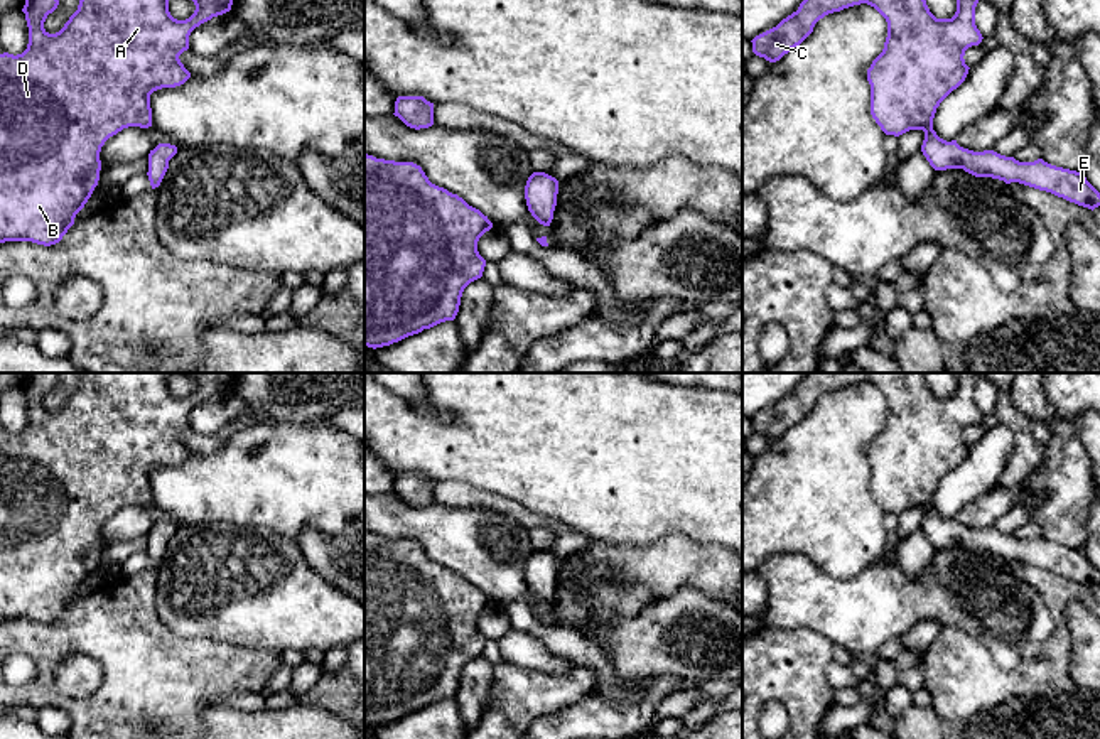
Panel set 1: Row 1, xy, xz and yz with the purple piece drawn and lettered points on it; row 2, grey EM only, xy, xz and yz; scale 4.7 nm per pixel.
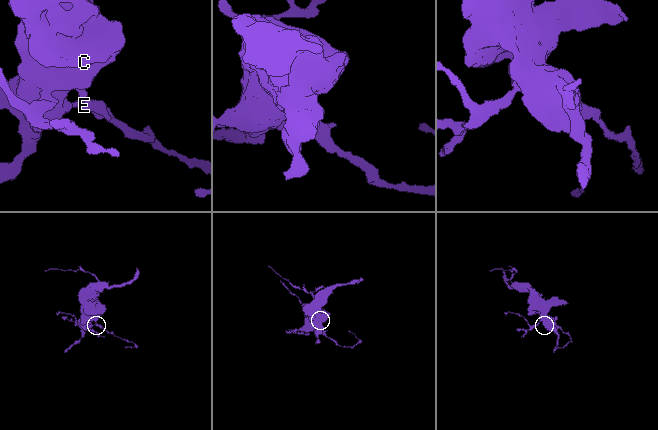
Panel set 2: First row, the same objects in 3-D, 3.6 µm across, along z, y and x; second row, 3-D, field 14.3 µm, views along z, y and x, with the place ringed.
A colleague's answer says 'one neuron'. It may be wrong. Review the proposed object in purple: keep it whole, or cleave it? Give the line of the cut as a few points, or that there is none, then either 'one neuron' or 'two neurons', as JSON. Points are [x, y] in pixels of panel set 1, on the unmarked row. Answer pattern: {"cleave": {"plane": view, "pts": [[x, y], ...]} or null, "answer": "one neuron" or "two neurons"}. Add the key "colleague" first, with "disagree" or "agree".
{"colleague": "agree", "cleave": null, "answer": "one neuron"}

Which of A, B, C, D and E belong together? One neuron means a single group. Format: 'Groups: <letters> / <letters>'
Groups: A B C D E

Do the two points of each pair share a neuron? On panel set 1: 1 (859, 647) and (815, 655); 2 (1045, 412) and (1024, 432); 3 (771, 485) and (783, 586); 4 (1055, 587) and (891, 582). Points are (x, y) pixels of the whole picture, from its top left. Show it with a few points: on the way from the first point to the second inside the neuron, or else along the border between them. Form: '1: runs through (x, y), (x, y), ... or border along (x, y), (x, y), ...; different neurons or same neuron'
1: border along (798, 628), (812, 628), (835, 643); different neurons
2: border along (1008, 390), (1013, 404), (1029, 419); different neurons
3: border along (817, 566), (800, 554), (775, 554), (760, 567); different neurons
4: border along (1006, 562), (1016, 577), (1036, 591), (1055, 621); different neurons

